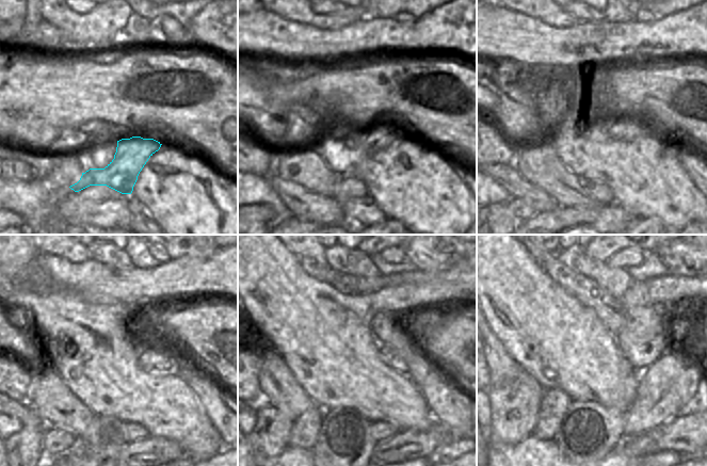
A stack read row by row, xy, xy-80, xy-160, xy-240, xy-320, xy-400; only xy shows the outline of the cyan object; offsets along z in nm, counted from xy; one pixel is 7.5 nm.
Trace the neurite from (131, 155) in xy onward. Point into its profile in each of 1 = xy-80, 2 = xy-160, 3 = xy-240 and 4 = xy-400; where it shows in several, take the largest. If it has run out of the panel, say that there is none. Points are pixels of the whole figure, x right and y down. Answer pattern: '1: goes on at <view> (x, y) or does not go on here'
1: goes on at xy-80 (378, 138)
2: goes on at xy-160 (629, 132)
3: goes on at xy-240 (156, 360)
4: goes on at xy-400 (644, 337)

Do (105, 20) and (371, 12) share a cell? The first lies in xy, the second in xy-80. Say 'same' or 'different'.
different

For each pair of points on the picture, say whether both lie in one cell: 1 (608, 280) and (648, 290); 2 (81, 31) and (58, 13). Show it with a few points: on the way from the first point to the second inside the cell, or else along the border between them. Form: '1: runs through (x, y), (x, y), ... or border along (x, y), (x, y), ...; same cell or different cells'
1: border along (633, 280), (621, 300); different cells
2: runs through (76, 27), (63, 18); same cell

